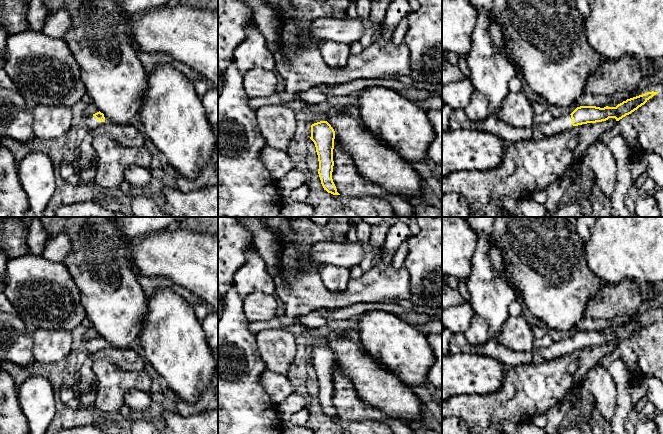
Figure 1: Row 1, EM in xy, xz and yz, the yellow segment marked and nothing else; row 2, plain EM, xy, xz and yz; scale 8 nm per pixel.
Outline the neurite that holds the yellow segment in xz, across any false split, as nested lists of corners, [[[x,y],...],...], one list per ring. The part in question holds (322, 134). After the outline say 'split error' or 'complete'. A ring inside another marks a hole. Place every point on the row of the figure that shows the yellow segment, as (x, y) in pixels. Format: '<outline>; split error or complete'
[[[321,112],[311,123],[310,139],[316,147],[319,161],[318,174],[324,190],[333,195],[340,195],[332,179],[335,131],[329,124],[326,112]]]; split error

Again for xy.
[[[100,111],[93,115],[86,116],[86,123],[89,127],[89,130],[95,129],[108,122],[110,122],[110,120]]]; split error

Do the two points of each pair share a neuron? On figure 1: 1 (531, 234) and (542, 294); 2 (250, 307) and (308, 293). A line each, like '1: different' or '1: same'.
1: same
2: different

